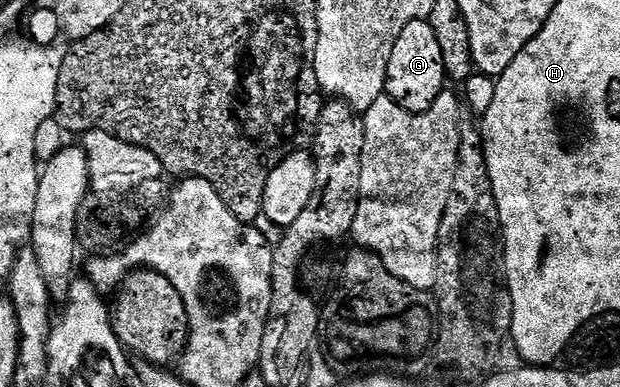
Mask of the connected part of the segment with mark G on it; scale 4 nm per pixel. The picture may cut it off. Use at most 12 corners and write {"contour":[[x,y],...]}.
{"contour":[[430,21],[401,28],[386,97],[424,114],[444,93],[441,47]]}

